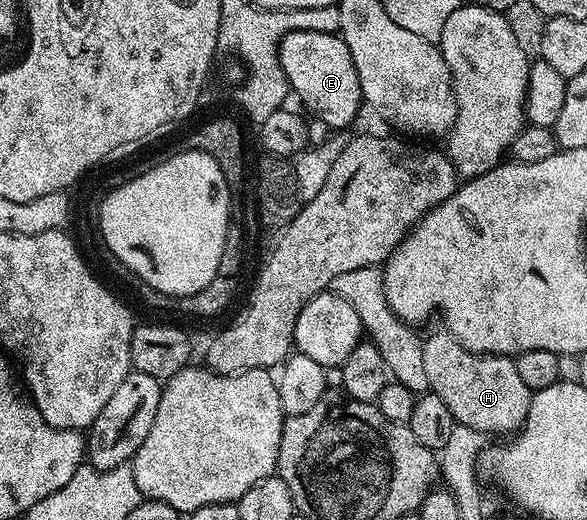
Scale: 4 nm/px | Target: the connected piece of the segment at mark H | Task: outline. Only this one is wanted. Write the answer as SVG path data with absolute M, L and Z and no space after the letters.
M450 335L427 337L423 342L424 371L428 390L437 394L453 411L456 423L486 435L512 434L522 429L529 415L533 390L519 378L514 360L493 353L470 353Z

